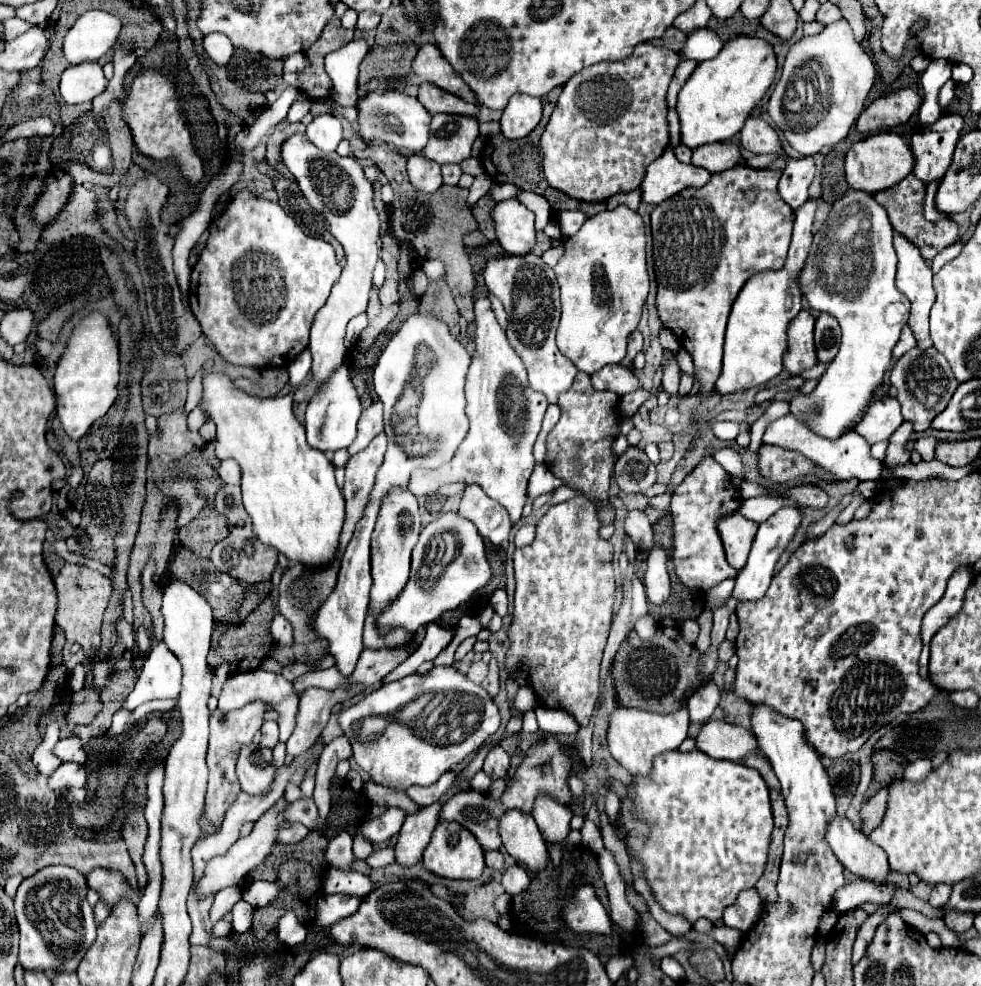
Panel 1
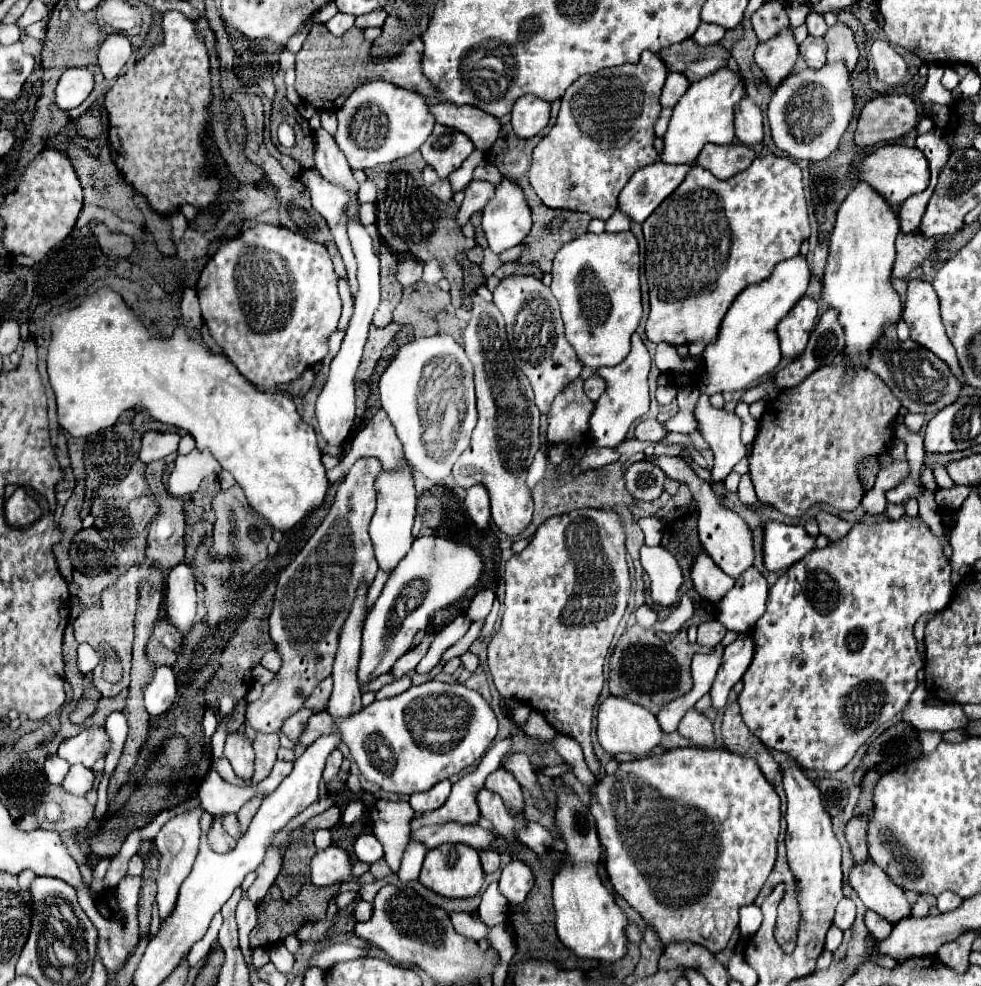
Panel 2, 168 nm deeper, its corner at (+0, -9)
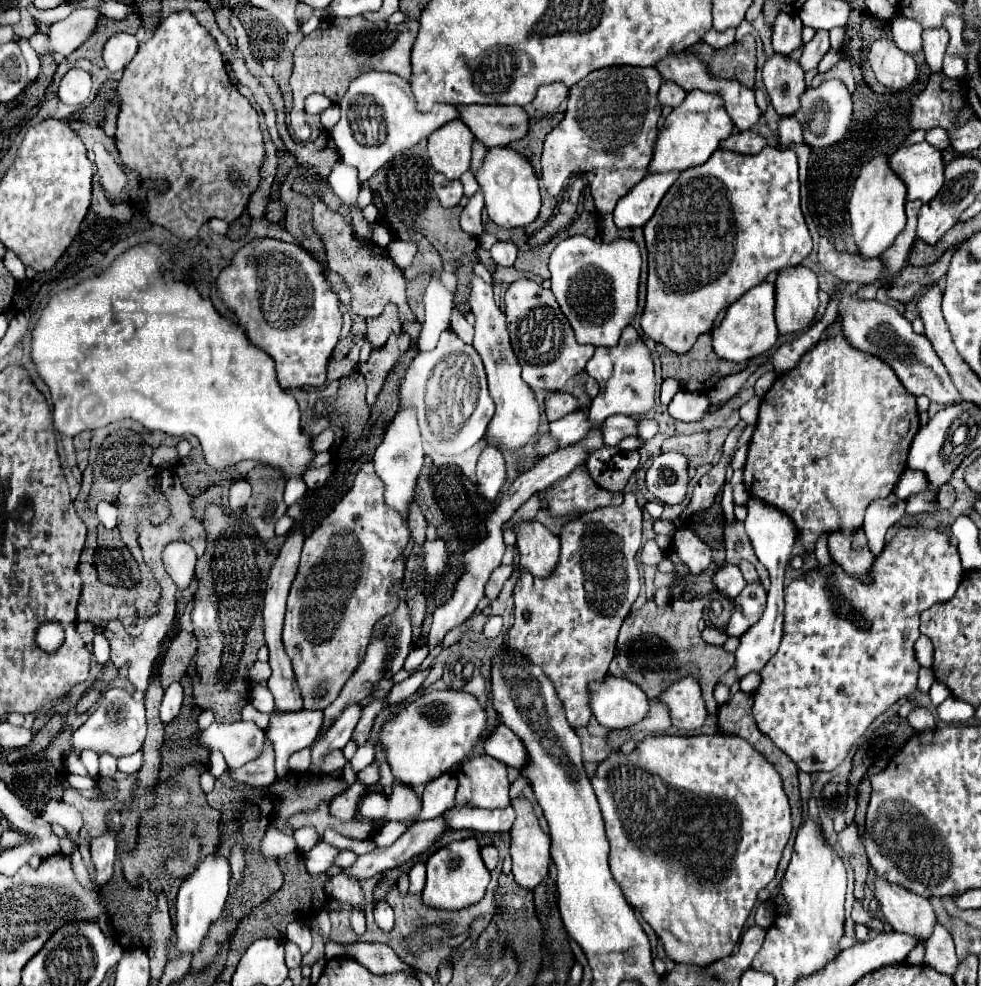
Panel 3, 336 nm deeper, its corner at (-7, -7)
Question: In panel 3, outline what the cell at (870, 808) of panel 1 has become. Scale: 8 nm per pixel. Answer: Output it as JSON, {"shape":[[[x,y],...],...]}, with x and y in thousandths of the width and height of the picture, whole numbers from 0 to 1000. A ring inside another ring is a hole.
{"shape":[[[867,836],[859,844],[855,844],[855,858],[863,866],[867,878],[872,882],[872,913],[880,915],[880,911],[882,911],[880,899],[882,899],[884,884],[886,884],[886,872],[882,868],[882,860],[880,860],[878,848],[874,846],[872,836]]]}

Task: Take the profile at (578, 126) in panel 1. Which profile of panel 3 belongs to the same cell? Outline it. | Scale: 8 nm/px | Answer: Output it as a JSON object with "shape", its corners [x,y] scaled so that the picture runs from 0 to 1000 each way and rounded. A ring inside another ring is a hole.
{"shape":[[[621,67],[602,73],[582,87],[576,120],[558,138],[551,158],[551,185],[558,195],[568,199],[578,183],[578,176],[598,174],[607,211],[613,217],[623,215],[629,203],[660,176],[670,140],[670,124],[674,118],[674,105],[670,103],[674,83],[676,81],[668,69]]]}

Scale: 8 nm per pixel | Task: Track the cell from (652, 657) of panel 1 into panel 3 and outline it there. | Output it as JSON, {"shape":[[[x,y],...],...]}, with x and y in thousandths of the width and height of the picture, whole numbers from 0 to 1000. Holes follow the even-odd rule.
{"shape":[[[708,606],[704,611],[684,609],[680,615],[670,617],[666,609],[657,611],[651,619],[645,619],[635,629],[629,647],[629,661],[621,675],[621,684],[647,692],[662,710],[668,710],[684,692],[704,684],[717,698],[717,710],[723,726],[731,724],[731,712],[727,708],[727,696],[733,688],[747,677],[747,663],[741,663],[735,655],[717,651],[710,631],[717,627],[717,618],[723,615],[723,606]]]}

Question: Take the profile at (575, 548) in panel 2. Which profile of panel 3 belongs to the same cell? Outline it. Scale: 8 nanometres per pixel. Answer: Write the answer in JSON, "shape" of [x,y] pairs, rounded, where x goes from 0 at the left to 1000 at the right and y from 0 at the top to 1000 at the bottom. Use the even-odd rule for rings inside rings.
{"shape":[[[637,499],[635,513],[611,515],[580,529],[572,540],[572,566],[568,578],[560,586],[543,586],[539,580],[533,580],[523,598],[525,633],[519,639],[517,655],[533,659],[543,673],[554,675],[554,682],[566,694],[568,706],[574,712],[578,730],[584,738],[598,736],[602,728],[598,694],[602,690],[617,688],[627,665],[629,641],[651,602],[651,578],[647,562],[653,556],[653,519],[655,517],[649,511],[649,503],[645,499]]]}

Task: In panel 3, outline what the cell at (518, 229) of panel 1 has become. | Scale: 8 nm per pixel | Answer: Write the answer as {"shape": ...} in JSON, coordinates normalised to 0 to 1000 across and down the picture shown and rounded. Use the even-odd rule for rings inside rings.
{"shape":[[[517,148],[496,150],[492,166],[486,172],[484,181],[490,189],[498,221],[507,229],[511,229],[511,231],[533,231],[547,221],[549,211],[551,211],[549,183],[547,183],[547,176],[543,172],[541,164],[533,156],[529,156]]]}

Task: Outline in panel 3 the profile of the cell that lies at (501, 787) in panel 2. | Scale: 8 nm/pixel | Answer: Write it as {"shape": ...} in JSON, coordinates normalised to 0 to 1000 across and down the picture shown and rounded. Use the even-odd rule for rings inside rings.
{"shape":[[[531,807],[521,813],[527,832],[521,840],[521,870],[523,888],[533,901],[545,901],[558,886],[562,878],[560,866],[560,846],[556,846],[543,826],[543,819]]]}

